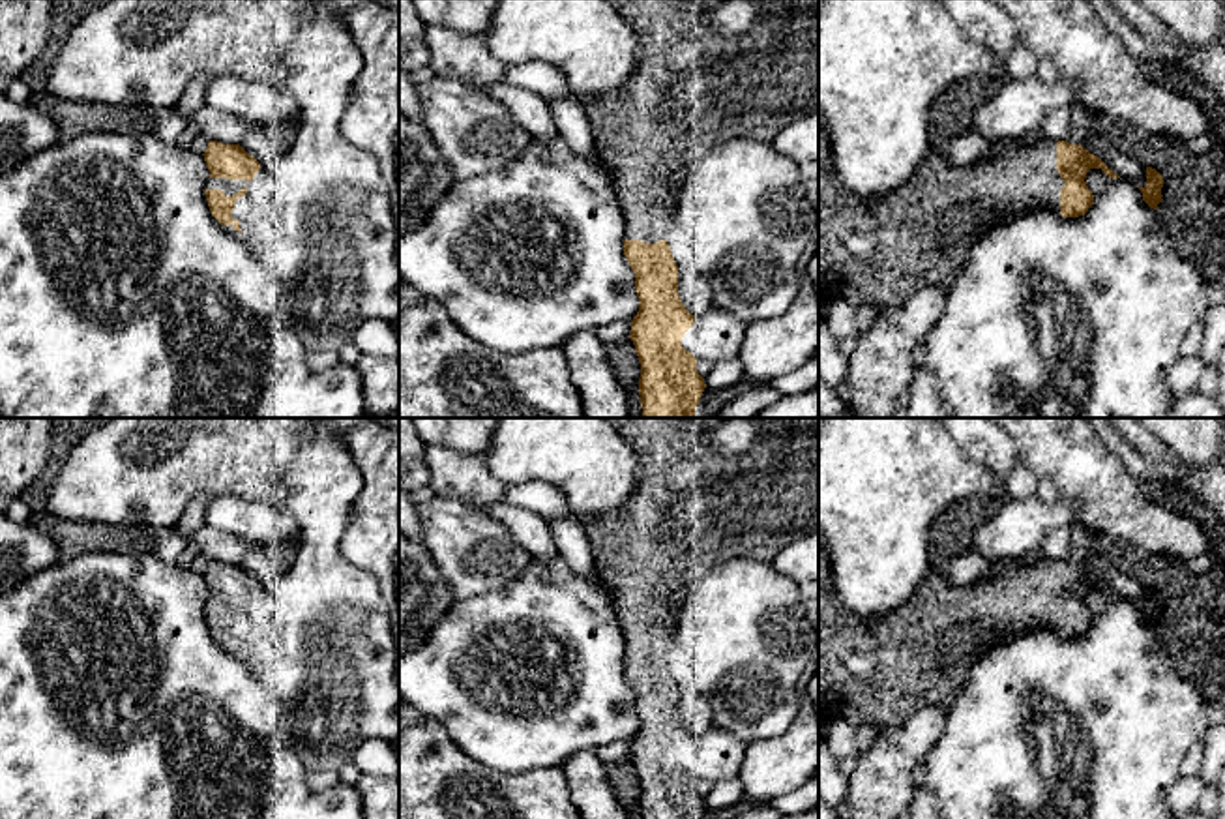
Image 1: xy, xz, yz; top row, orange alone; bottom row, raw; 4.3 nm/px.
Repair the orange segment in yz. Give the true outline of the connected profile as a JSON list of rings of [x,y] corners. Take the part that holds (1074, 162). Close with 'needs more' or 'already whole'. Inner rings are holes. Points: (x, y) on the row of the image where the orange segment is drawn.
[[[819,135],[819,302],[843,298],[854,309],[871,305],[882,311],[897,307],[923,287],[948,294],[970,247],[1006,217],[1036,208],[1051,208],[1062,217],[1085,216],[1094,202],[1085,182],[1090,169],[1101,169],[1109,178],[1120,178],[1098,156],[1068,141],[1041,139],[1006,157],[968,165],[953,165],[938,152],[929,150],[905,184],[884,199],[869,202],[843,187],[832,161],[830,141],[826,135]]]; needs more

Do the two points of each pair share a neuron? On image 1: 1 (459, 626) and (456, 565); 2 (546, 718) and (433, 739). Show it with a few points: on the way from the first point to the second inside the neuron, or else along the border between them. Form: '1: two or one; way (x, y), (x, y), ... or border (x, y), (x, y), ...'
1: two; border (501, 587), (457, 600)
2: two; border (424, 716), (433, 716), (482, 765)

